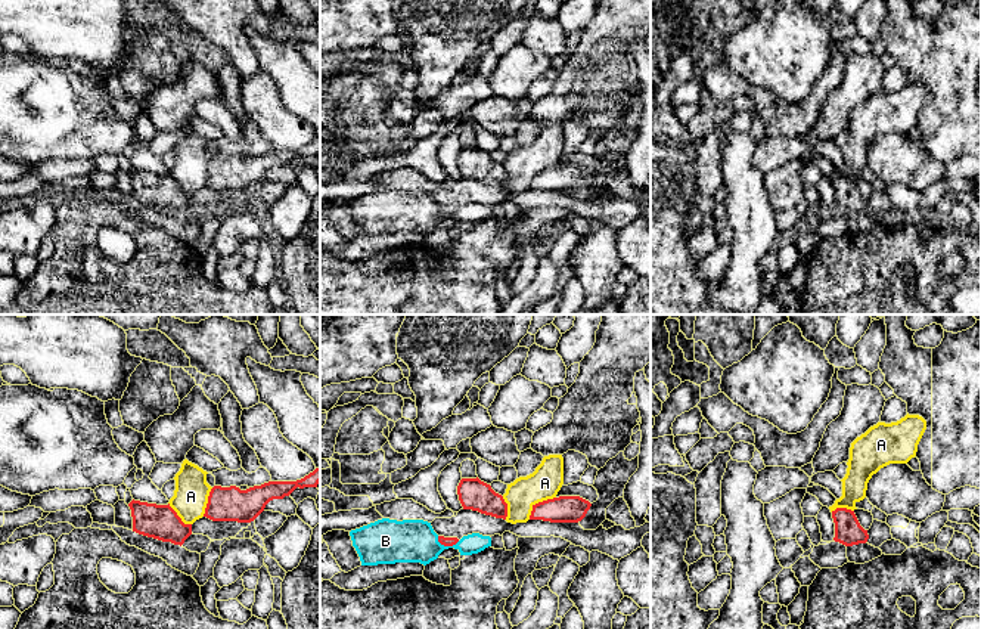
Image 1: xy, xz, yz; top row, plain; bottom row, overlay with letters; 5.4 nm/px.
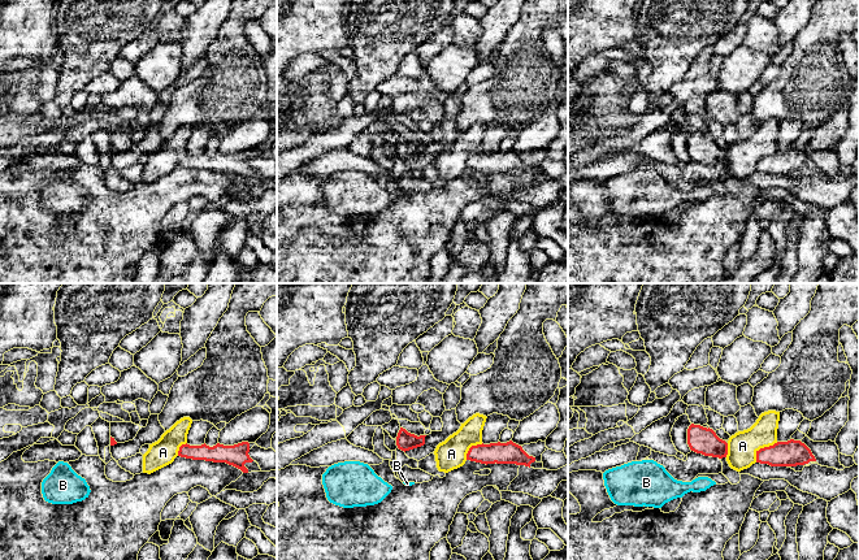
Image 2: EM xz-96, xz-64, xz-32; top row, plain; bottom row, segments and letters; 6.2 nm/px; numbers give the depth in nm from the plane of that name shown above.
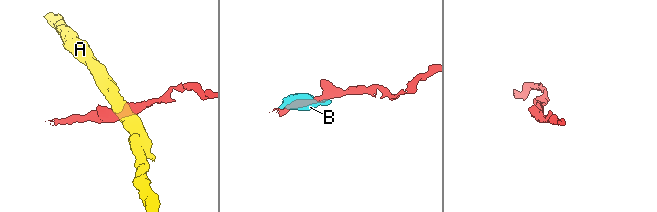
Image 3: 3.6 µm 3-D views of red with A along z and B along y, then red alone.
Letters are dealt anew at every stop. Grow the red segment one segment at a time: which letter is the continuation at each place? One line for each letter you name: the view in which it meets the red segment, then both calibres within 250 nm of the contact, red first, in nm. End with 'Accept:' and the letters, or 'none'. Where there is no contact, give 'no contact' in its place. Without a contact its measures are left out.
Accept: none

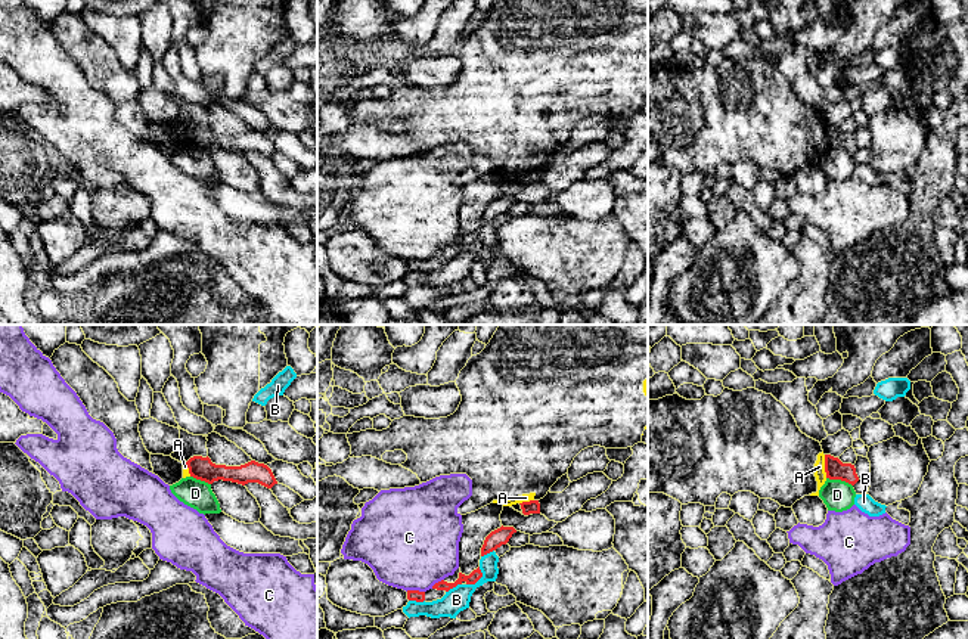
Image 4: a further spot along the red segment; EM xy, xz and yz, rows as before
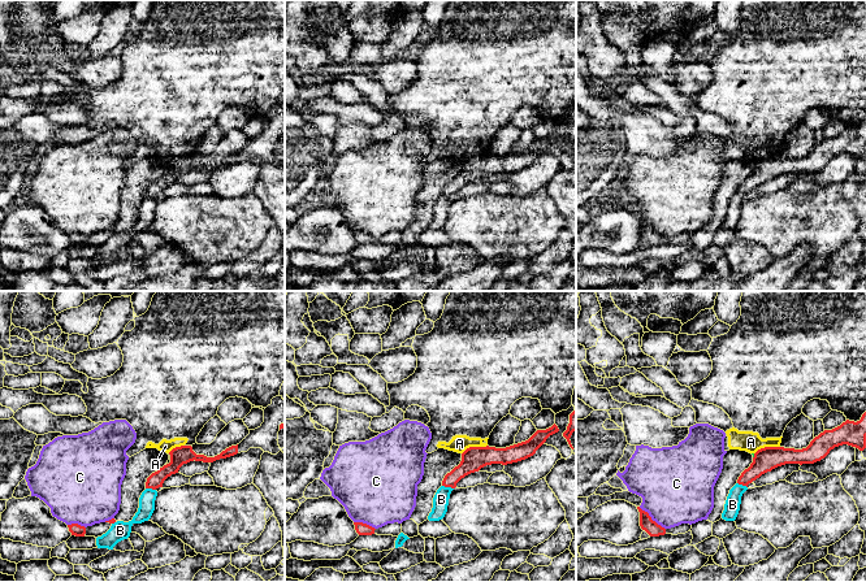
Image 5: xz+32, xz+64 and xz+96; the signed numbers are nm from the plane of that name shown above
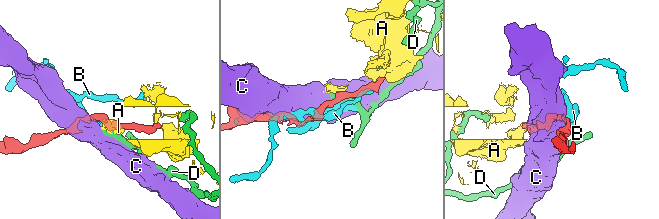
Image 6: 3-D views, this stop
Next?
Accept: none

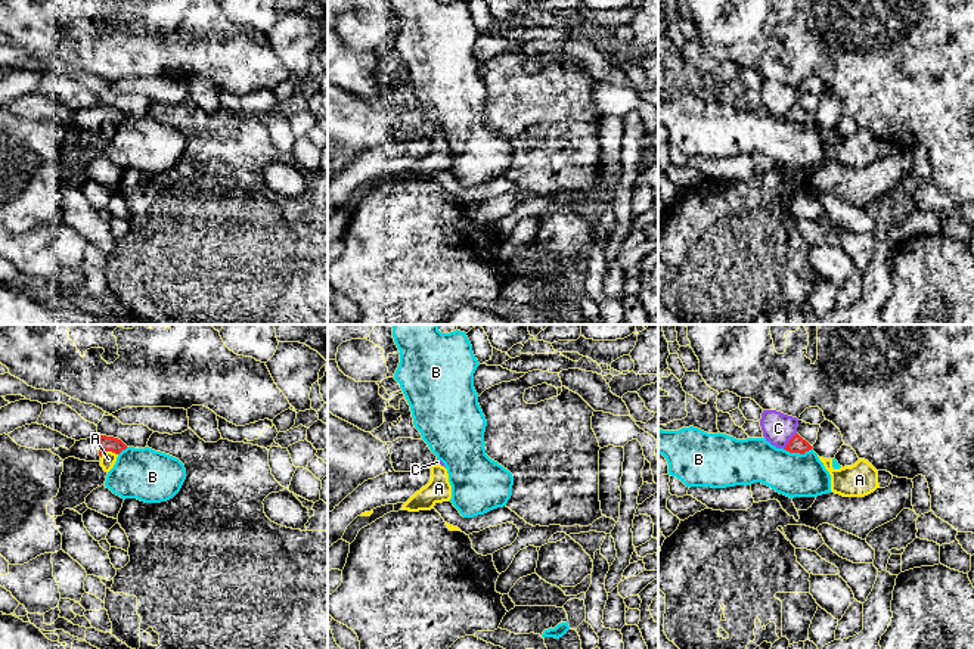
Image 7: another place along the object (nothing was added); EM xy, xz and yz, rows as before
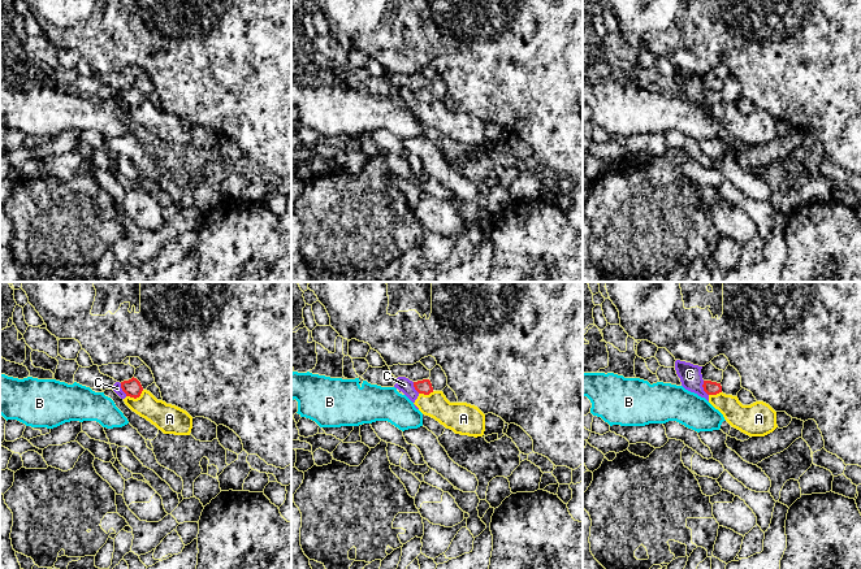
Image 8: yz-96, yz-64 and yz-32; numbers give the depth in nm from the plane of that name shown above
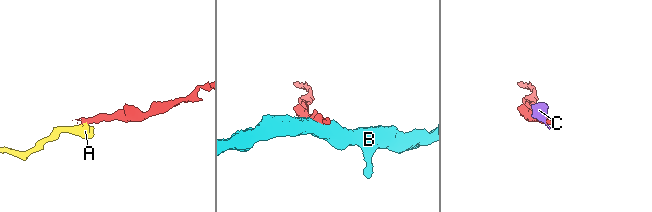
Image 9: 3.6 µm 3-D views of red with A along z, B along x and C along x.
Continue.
Accept: none

